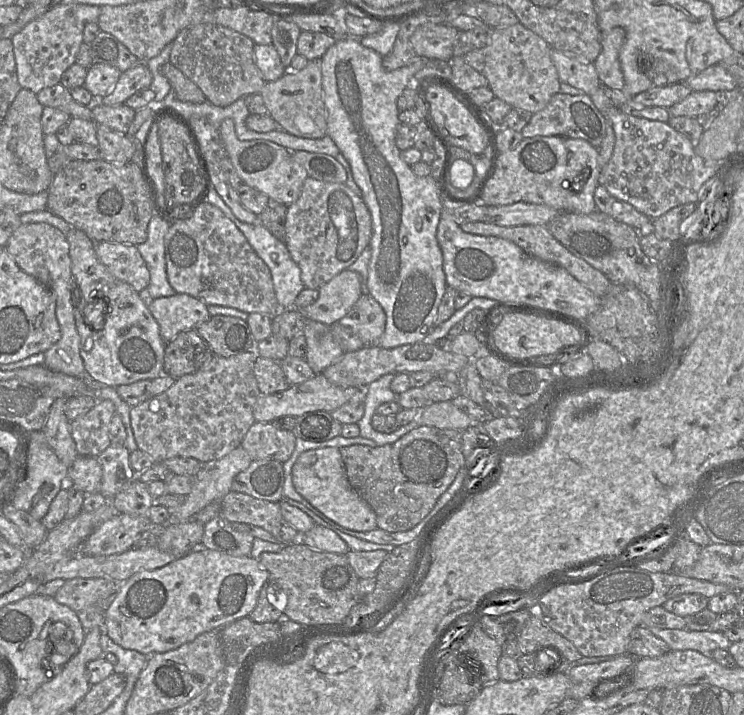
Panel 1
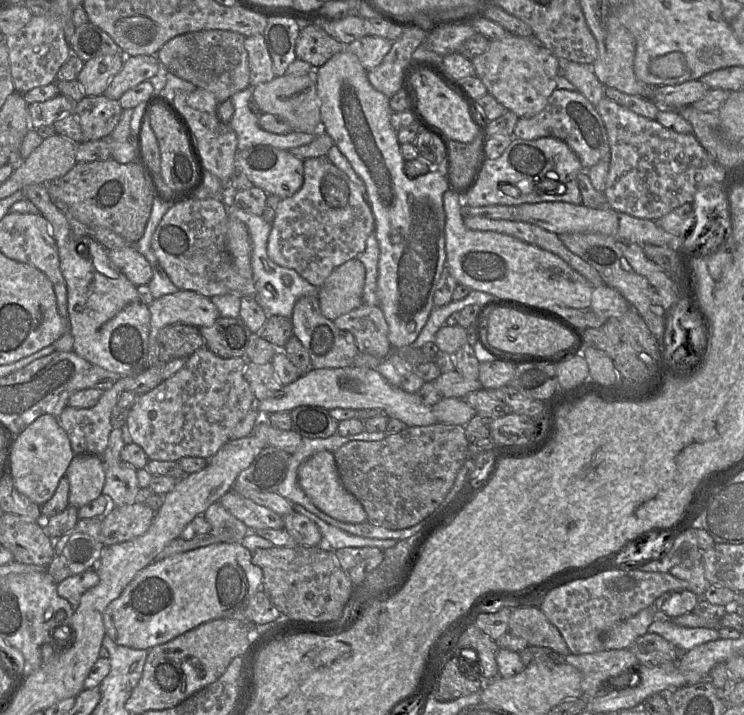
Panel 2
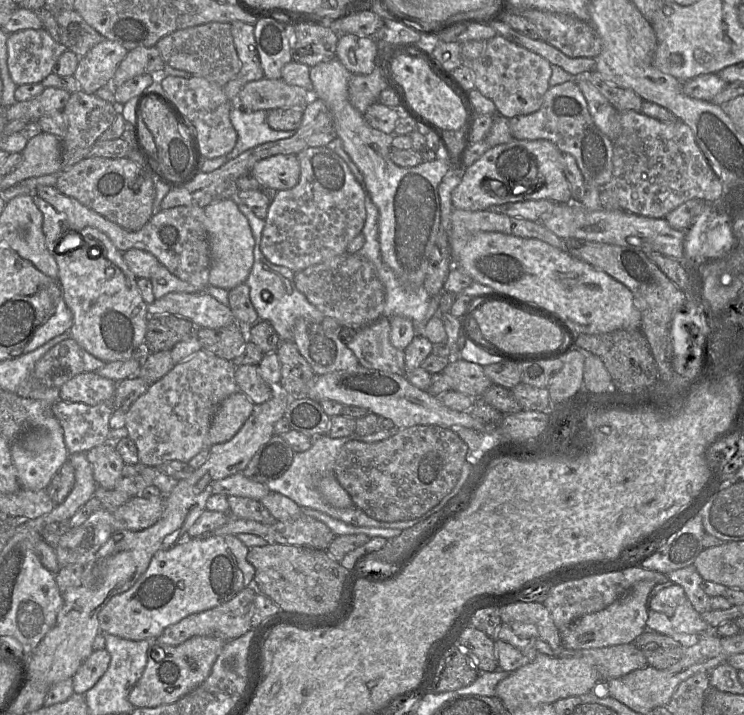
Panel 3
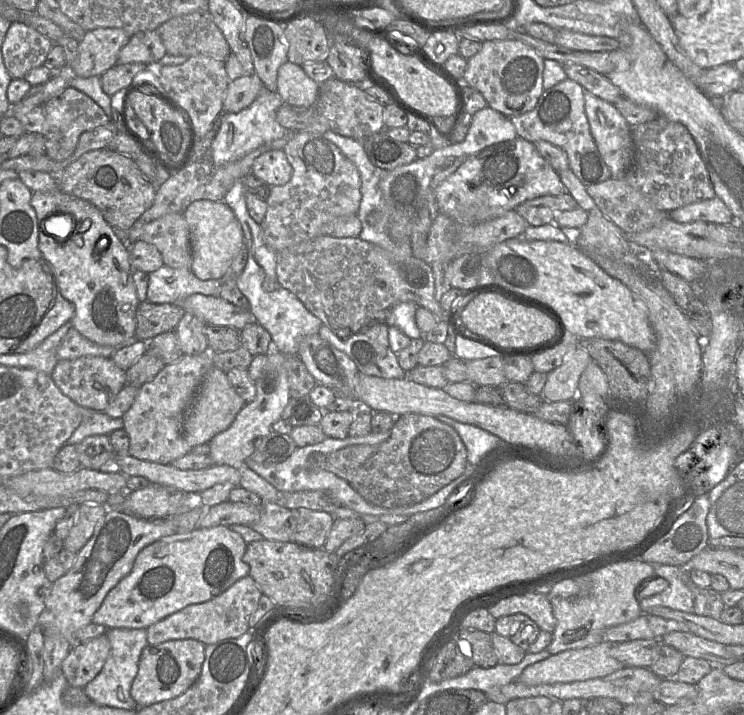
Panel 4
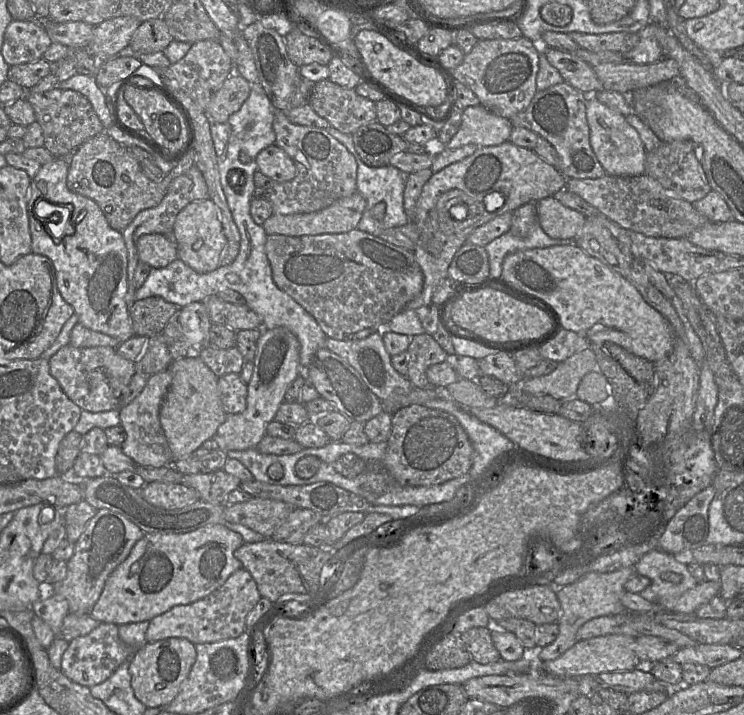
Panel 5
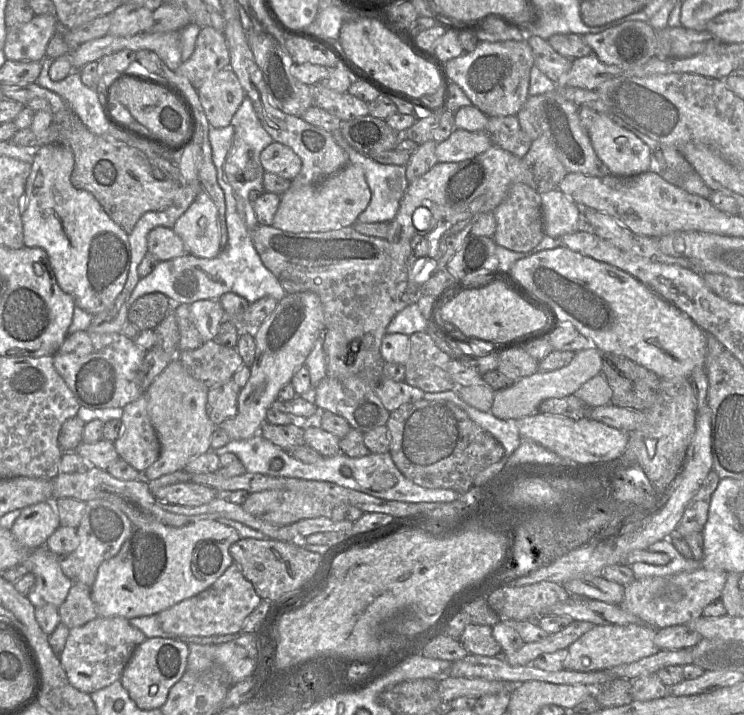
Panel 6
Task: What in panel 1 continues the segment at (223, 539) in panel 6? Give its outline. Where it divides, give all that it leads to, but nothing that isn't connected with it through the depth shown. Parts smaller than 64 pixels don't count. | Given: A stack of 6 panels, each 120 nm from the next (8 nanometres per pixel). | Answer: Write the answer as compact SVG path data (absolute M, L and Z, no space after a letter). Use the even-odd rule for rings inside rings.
M206 548L196 549L161 568L135 573L119 584L105 612L103 628L116 644L125 649L136 650L146 656L167 652L193 641L204 632L221 630L249 616L257 604L262 586L268 580L268 571L250 555L235 557Z

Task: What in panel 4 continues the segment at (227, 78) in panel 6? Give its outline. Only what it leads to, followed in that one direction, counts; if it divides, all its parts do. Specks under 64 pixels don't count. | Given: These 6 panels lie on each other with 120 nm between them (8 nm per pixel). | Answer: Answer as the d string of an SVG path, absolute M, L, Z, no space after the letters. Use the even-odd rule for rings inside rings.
M243 75L230 81L223 101L223 113L238 113L249 107L263 88L263 83L255 75Z

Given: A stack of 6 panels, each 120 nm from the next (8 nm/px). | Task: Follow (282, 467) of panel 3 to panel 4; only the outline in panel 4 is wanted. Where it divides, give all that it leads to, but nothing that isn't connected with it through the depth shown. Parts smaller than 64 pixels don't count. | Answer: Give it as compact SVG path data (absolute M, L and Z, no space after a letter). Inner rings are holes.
M271 431L267 436L255 441L255 448L250 459L270 465L286 460L297 448L295 441L288 434Z

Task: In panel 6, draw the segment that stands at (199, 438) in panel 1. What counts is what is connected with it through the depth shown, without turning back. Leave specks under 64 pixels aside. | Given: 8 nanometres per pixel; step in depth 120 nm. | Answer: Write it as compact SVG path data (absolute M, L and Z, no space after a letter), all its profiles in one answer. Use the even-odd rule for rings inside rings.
M145 393L123 408L123 431L113 444L119 457L144 473L160 455L160 443L147 413Z

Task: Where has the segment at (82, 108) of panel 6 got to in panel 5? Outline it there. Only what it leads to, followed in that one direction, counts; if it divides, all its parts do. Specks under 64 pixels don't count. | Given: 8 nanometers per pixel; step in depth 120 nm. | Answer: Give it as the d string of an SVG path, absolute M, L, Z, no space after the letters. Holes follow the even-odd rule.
M76 74L64 82L59 82L56 89L74 90L84 95L91 103L105 131L114 131L105 91L96 83L95 77Z

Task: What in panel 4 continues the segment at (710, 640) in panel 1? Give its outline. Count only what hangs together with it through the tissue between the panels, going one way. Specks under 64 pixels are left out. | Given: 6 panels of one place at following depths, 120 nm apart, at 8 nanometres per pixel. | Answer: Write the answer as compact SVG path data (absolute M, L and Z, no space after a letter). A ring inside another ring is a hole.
M651 564L655 576L668 581L669 586L659 594L642 599L642 613L647 613L653 607L667 607L686 613L693 613L694 596L687 585L688 567Z

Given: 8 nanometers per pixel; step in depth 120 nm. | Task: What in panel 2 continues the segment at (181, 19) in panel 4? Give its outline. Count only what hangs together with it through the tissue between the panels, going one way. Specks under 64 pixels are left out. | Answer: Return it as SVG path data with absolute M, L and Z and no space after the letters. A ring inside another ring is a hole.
M220 29L187 32L166 42L158 51L157 58L168 72L211 92L221 103L250 86L245 38L240 33Z

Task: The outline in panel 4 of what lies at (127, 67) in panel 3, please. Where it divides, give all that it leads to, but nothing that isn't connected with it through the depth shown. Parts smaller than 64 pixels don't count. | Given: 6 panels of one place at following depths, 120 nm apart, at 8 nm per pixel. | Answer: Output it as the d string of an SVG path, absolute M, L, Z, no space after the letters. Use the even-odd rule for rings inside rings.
M157 30L138 32L130 37L120 51L118 64L159 65L159 61L166 54L166 48Z

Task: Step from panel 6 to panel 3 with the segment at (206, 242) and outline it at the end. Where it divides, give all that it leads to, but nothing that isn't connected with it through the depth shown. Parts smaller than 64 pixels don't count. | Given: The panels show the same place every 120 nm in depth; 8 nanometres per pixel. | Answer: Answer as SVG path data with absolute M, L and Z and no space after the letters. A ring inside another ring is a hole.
M225 199L204 207L205 228L210 247L209 284L231 290L246 283L254 263L255 240L247 218L233 199Z

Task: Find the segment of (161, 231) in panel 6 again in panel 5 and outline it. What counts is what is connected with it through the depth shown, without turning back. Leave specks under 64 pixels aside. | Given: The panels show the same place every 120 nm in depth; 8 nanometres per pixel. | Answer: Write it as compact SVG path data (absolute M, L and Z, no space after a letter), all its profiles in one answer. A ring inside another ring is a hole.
M147 234L137 241L138 259L151 268L164 268L178 259L176 243L163 234Z

